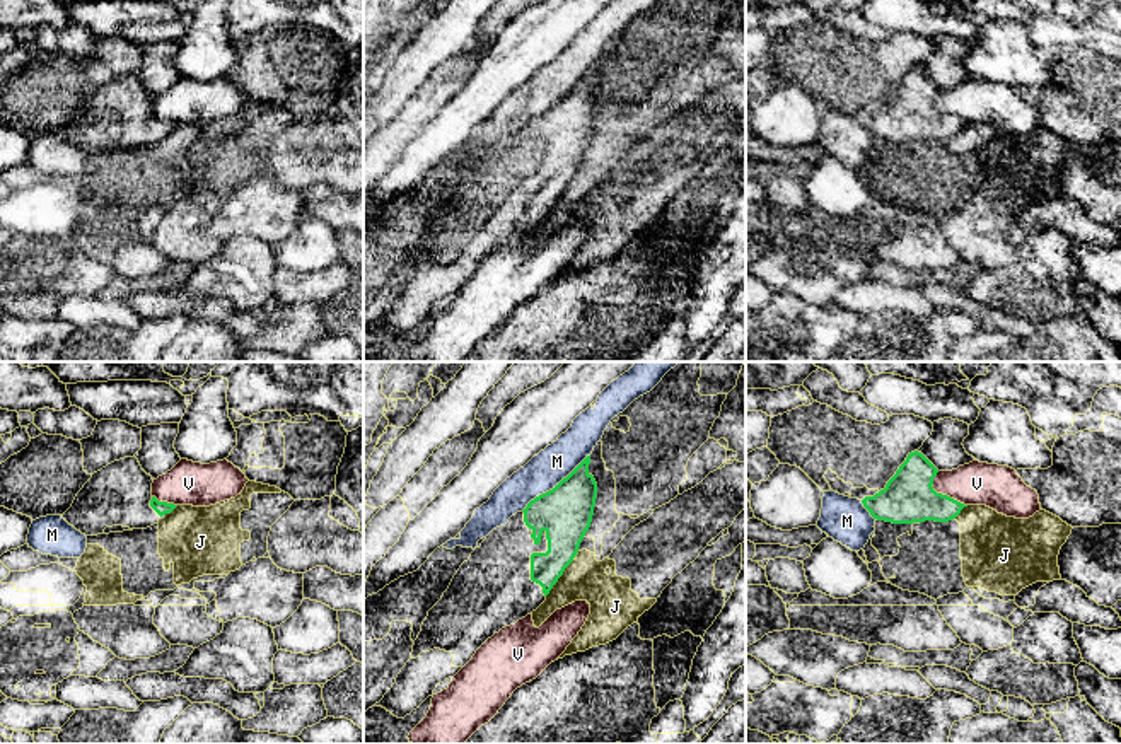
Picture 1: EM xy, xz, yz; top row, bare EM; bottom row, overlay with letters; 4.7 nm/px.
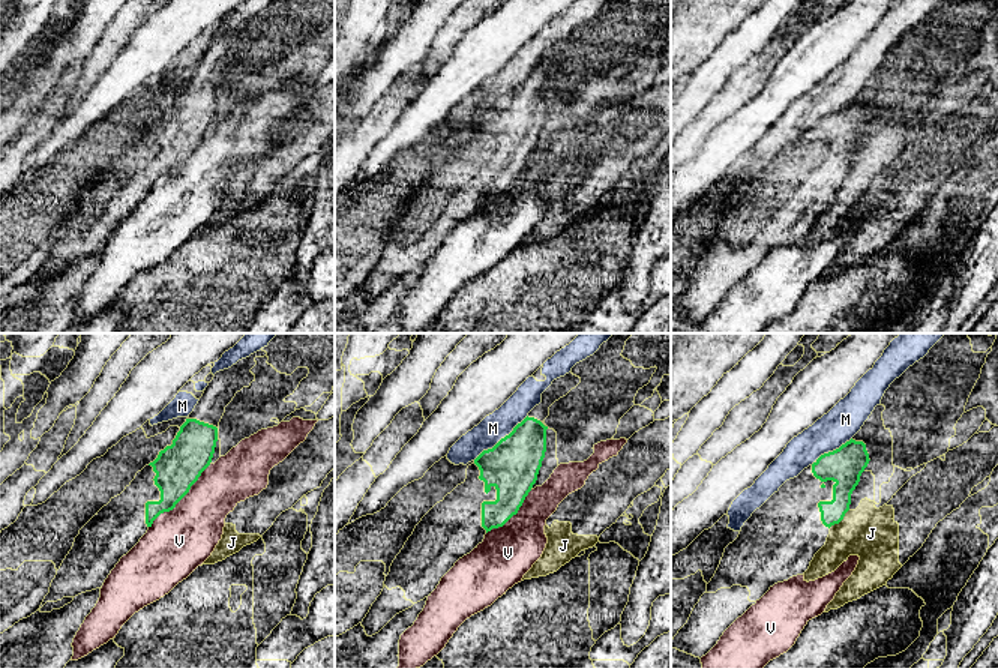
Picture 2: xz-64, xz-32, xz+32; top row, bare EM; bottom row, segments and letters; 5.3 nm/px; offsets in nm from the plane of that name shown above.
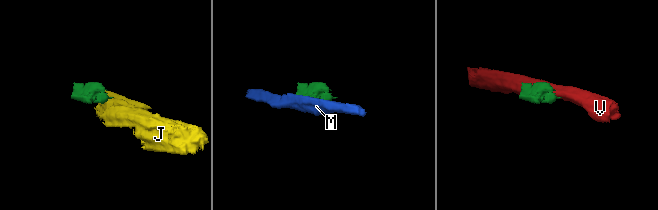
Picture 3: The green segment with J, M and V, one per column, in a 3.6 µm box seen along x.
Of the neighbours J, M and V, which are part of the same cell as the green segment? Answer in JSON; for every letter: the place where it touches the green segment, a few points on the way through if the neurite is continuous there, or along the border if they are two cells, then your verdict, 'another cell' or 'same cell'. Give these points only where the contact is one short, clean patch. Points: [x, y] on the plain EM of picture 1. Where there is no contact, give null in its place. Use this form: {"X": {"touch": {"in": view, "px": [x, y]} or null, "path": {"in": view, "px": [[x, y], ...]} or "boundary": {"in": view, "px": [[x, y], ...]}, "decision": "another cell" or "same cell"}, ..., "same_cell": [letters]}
{"J": {"touch": {"in": "xz", "px": [558, 195]}, "boundary": {"in": "xz", "px": [[574, 178], [546, 214]]}, "decision": "another cell"}, "M": {"touch": {"in": "xz", "px": [557, 103]}, "boundary": {"in": "xz", "px": [[589, 72], [521, 128]]}, "decision": "another cell"}, "V": {"touch": {"in": "yz", "px": [940, 111]}, "decision": "another cell"}, "same_cell": []}

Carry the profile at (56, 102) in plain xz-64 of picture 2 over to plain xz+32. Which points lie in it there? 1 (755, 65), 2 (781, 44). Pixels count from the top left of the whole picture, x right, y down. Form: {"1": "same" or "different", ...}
{"1": "same", "2": "same"}

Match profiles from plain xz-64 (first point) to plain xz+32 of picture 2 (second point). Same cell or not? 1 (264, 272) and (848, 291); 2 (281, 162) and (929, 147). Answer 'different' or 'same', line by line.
1: same
2: same

